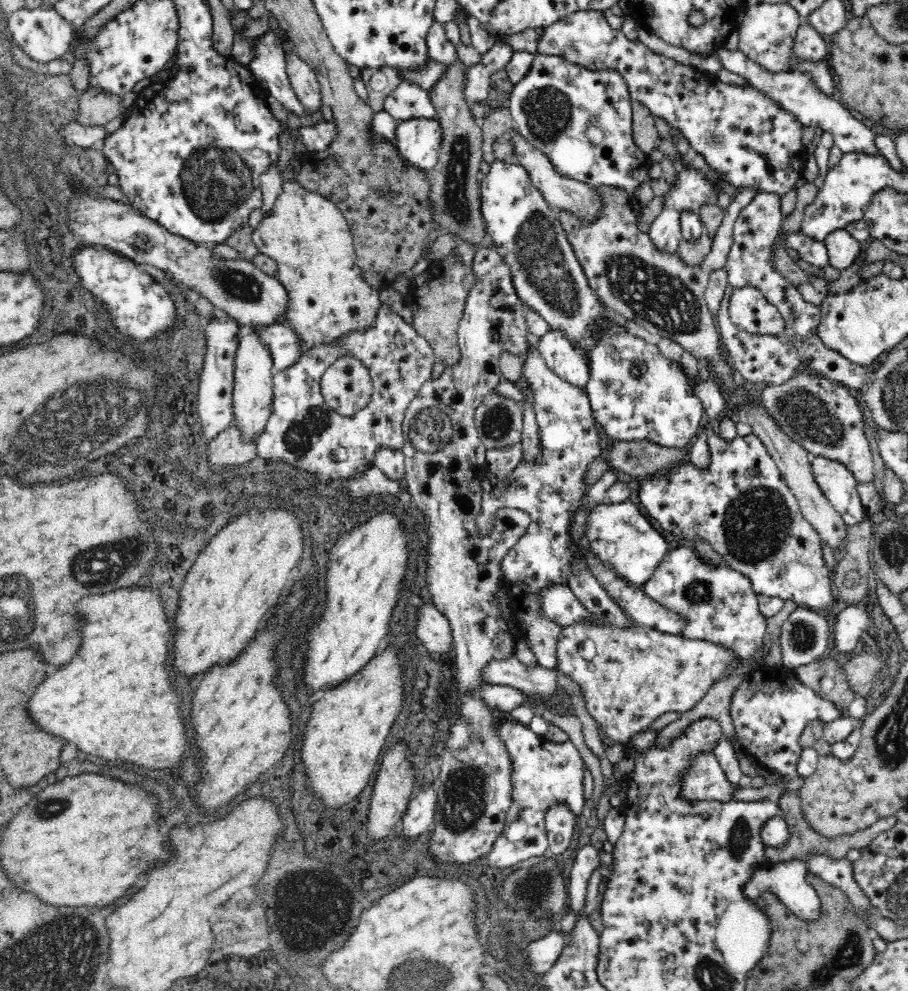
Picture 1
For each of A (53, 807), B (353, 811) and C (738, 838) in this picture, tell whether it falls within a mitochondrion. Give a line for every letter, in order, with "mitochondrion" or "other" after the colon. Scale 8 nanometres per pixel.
A: mitochondrion
B: other
C: mitochondrion

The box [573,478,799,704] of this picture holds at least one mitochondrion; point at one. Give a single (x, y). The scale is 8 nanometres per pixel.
(698, 591)

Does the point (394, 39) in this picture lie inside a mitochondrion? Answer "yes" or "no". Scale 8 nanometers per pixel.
no

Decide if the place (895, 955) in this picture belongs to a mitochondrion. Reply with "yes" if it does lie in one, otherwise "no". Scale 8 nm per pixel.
no

